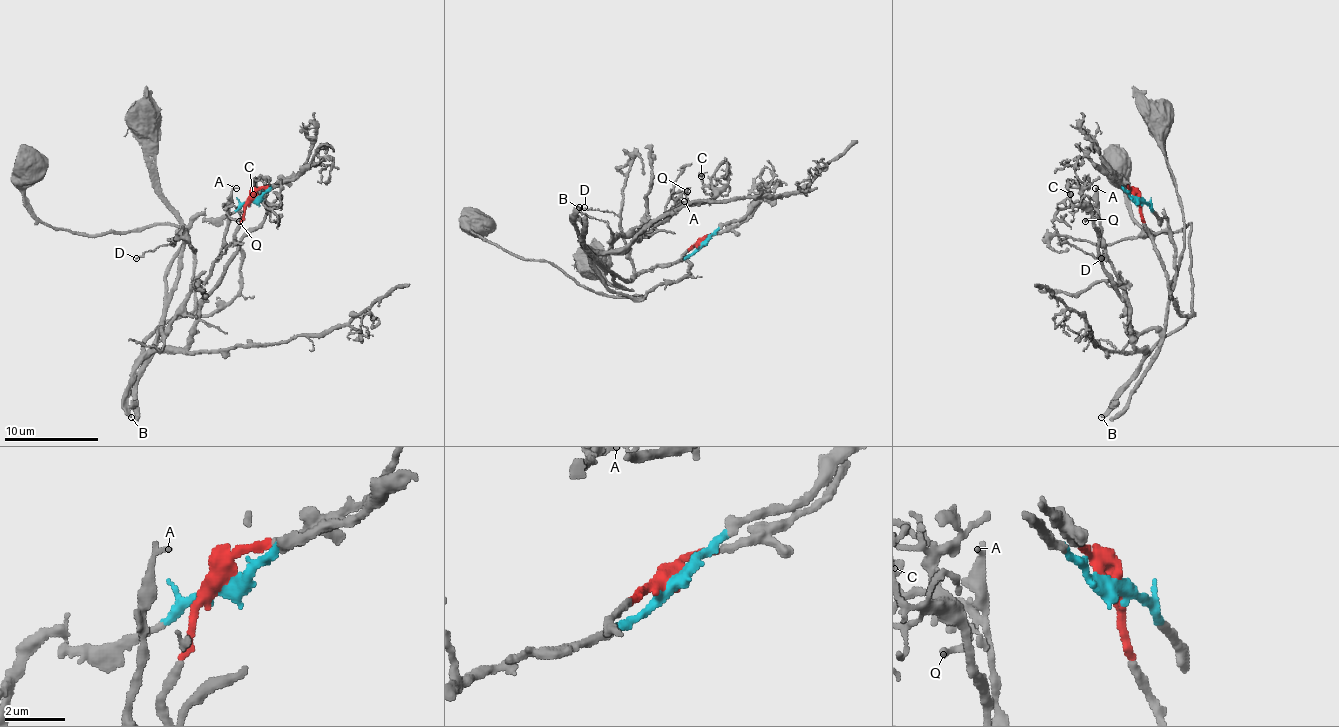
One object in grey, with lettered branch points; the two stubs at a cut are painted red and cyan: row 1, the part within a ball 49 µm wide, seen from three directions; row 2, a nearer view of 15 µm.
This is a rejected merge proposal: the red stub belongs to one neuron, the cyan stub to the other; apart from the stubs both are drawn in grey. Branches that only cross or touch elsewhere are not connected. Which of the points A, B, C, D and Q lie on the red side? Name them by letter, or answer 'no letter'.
B, C

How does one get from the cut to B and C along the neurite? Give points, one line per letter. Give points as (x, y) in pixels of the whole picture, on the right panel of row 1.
B: (1138, 200), (1141, 219), (1166, 271), (1169, 292), (1180, 315), (1192, 313), (1157, 343), (1117, 400), (1101, 416)
C: (1138, 200), (1166, 287), (1180, 315), (1192, 313), (1150, 350), (1134, 343), (1082, 188), (1072, 181), (1070, 193)

